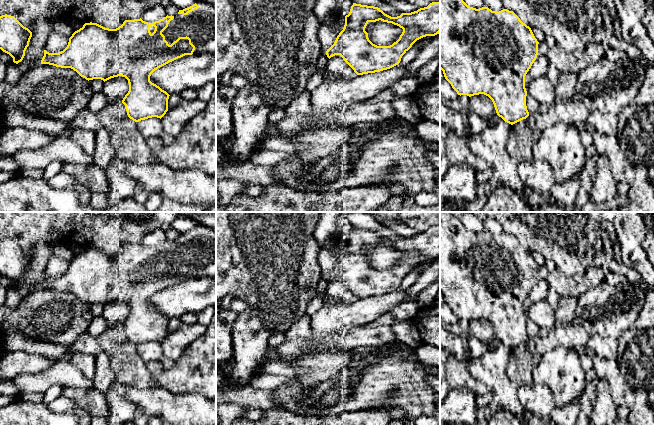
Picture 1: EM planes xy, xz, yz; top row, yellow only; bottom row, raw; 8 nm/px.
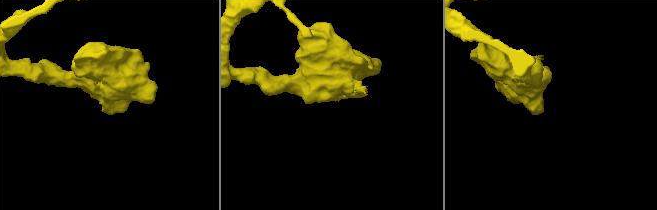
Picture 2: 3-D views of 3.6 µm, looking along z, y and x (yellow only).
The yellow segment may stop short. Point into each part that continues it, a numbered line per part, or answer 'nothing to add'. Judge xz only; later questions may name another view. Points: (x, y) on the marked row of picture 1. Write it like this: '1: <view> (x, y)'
nothing to add

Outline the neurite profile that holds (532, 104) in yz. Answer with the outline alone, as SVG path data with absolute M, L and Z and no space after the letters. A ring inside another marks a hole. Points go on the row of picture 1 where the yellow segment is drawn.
M527 93L526 106L529 114L532 114L539 111L540 104L535 98L533 98L530 94Z

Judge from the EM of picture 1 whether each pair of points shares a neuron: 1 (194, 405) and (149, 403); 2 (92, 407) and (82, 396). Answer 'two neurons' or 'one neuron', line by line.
1: one neuron
2: one neuron

